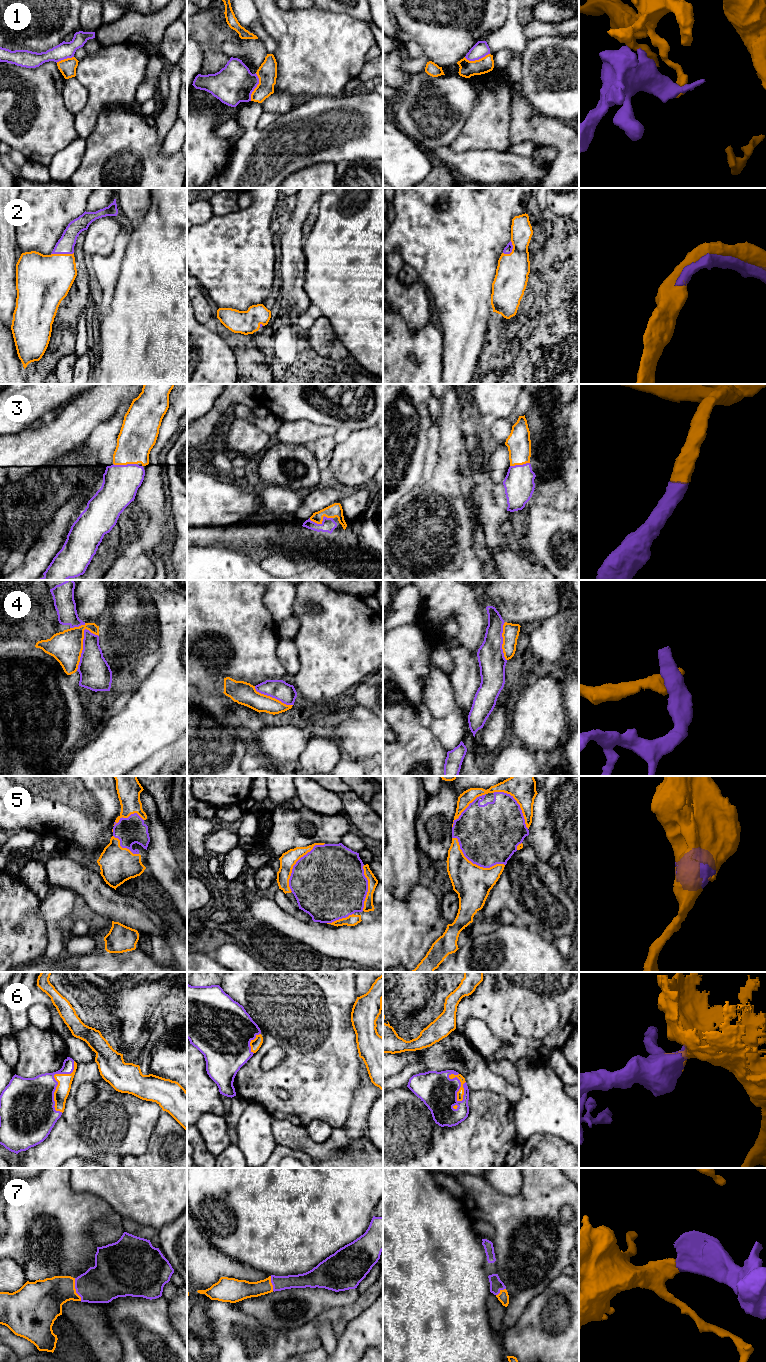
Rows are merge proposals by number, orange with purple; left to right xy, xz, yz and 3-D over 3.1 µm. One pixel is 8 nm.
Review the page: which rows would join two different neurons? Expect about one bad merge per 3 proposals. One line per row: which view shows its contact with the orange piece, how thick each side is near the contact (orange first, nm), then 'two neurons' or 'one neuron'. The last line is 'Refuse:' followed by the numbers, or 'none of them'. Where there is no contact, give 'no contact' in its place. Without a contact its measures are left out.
1: meets orange in xz; 160 nm thick on the orange side, 320 nm on the other; two neurons
2: meets orange in xy; 420 nm thick on the orange side, 140 nm on the other; one neuron
3: meets orange in xz; 110 nm thick on the orange side, 110 nm on the other; one neuron
4: meets orange in xy; 260 nm thick on the orange side, 260 nm on the other; one neuron
5: meets orange in yz; 300 nm thick on the orange side, 480 nm on the other; one neuron
6: meets orange in xy; 120 nm thick on the orange side, 360 nm on the other; one neuron
7: meets orange in xy; 280 nm thick on the orange side, 300 nm on the other; one neuron
Refuse: 1

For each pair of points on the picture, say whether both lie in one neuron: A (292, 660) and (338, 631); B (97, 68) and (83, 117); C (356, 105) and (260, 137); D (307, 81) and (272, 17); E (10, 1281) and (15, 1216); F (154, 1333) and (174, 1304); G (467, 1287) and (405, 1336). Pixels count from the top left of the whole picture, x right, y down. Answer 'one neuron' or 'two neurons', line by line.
A: two neurons
B: one neuron
C: one neuron
D: one neuron
E: two neurons
F: two neurons
G: one neuron

